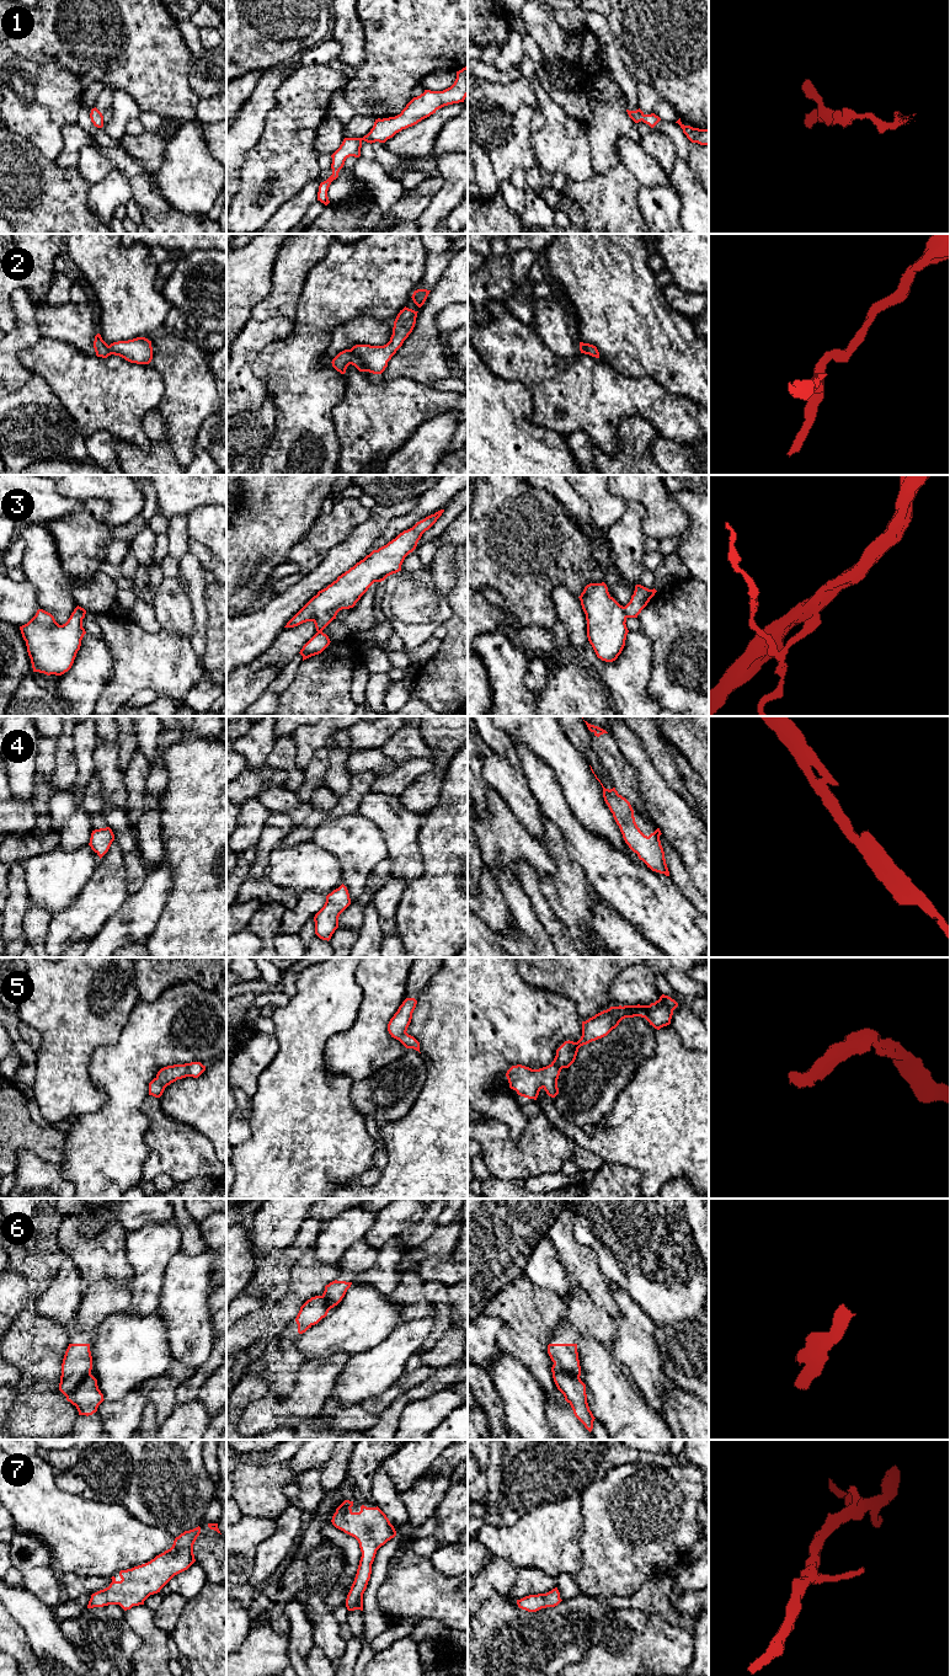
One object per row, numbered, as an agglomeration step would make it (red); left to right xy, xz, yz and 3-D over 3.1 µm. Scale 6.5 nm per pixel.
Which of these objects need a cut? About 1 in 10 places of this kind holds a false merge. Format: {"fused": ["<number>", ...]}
{"fused": ["3", "6"]}

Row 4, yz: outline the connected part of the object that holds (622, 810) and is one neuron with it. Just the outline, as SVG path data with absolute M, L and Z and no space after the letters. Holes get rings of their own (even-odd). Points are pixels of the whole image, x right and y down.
M592 767L591 770L594 774ZM596 774L594 776L601 783ZM602 783L601 785L603 788L604 801L613 813L613 817L629 848L636 853L639 859L642 860L652 871L669 876L665 852L660 840L660 836L662 834L660 828L649 837L645 836L635 822L634 810L630 802L619 795L615 788L609 790L605 789Z

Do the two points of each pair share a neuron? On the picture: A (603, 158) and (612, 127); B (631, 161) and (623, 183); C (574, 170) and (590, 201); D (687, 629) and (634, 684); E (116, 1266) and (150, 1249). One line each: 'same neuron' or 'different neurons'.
A: same neuron
B: different neurons
C: different neurons
D: different neurons
E: different neurons

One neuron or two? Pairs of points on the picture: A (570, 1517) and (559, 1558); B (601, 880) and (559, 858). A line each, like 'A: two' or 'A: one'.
A: one
B: two

